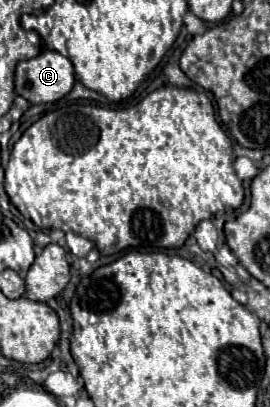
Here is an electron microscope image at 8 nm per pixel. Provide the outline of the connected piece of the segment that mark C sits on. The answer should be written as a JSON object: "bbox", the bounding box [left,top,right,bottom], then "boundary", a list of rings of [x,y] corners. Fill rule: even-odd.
{"bbox":[16,50,74,104],"boundary":[[[52,50],[40,52],[36,58],[22,60],[16,66],[16,94],[30,104],[56,102],[74,86],[72,62]]]}

